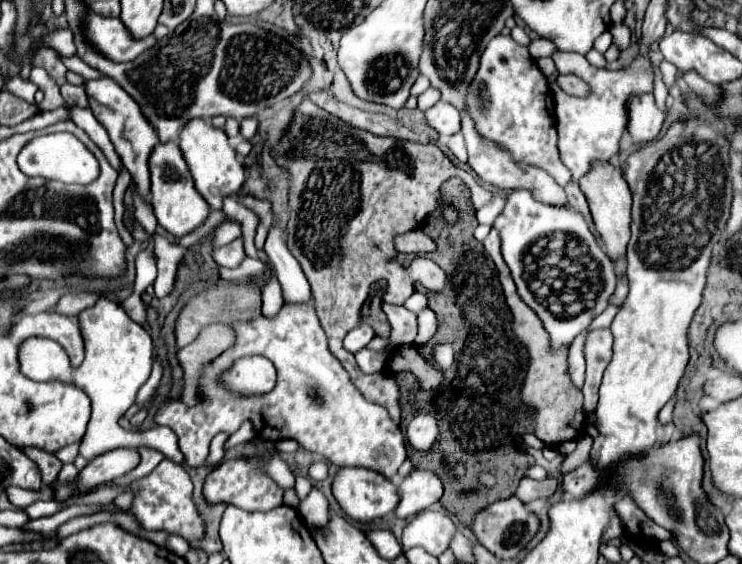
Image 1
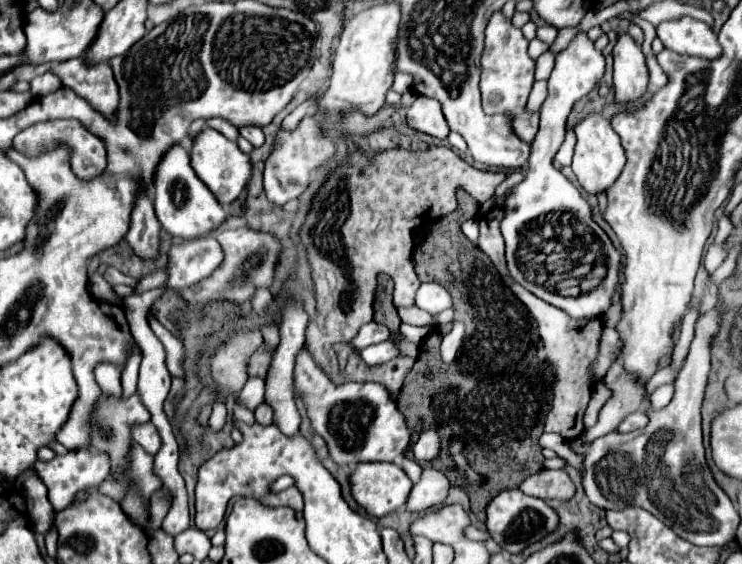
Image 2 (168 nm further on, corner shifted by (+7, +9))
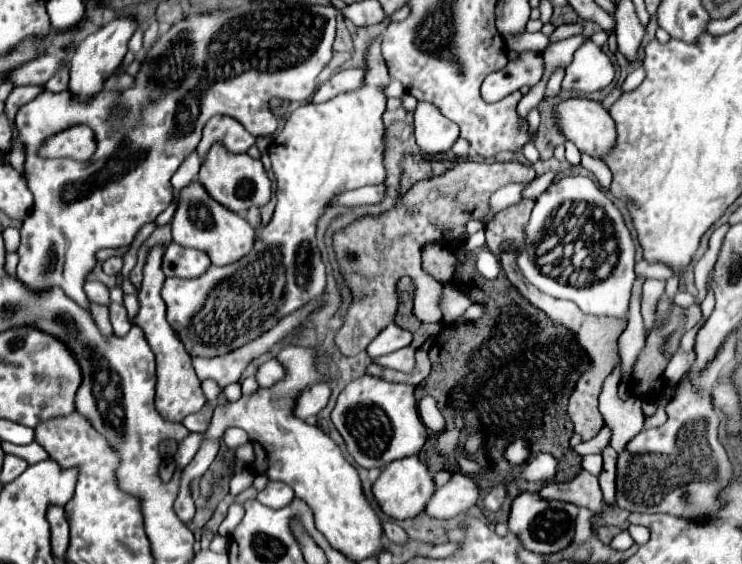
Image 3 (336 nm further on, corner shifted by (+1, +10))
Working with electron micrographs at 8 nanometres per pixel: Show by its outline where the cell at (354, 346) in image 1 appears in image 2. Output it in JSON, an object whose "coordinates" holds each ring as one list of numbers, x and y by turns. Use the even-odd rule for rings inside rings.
{"coordinates":[[370,321,366,325,360,327,360,331,354,335,354,339,350,341,350,345,354,349,362,349,362,347,368,347,368,345,374,345,378,341,386,341,390,337,390,331,386,325,382,323,376,323,376,321]]}

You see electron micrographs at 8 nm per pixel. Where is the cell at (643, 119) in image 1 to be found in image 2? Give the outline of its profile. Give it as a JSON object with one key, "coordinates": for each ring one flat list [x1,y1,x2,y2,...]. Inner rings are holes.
{"coordinates":[[628,33,620,35,614,47,614,91,620,105,632,105,648,91,646,59]]}

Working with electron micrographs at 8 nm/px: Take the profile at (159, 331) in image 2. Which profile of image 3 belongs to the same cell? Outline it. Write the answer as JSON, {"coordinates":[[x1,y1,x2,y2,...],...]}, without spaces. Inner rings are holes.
{"coordinates":[[204,380,204,382,202,382,202,390,204,390,204,394,206,394,206,398,208,398,210,404,216,404,218,396,222,394,220,386,218,386,214,380]]}

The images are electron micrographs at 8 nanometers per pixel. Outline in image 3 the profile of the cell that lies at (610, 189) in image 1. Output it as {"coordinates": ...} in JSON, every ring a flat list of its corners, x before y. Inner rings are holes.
{"coordinates":[[568,98,568,100,562,100,554,112,554,122,556,122,556,128,558,132,576,144,576,148,580,152,586,152,594,158,602,158,608,148,612,148,614,140,616,140,616,128,614,128,614,120,610,118,608,110,596,102,596,100,588,100,588,98]]}

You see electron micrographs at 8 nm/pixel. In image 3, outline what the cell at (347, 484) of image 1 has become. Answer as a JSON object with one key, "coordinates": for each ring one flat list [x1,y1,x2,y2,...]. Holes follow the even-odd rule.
{"coordinates":[[418,456,394,460,392,464,388,464,386,470,380,474,380,478,374,482,374,488,372,488,380,508,394,520,406,520,406,518,418,516,426,508,434,490,436,490,434,478,430,474,428,466,424,462,420,462]]}

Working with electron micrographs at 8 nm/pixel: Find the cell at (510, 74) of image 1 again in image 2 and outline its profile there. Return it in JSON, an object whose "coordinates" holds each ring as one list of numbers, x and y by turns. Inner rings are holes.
{"coordinates":[[494,13,486,27,486,45,482,53,482,79,480,79,480,93,482,93,482,107,486,115,508,115,512,121,514,133,530,143,538,131,538,113,526,109,528,95,534,83,534,59,528,55,528,41,520,29,516,29,502,13]]}

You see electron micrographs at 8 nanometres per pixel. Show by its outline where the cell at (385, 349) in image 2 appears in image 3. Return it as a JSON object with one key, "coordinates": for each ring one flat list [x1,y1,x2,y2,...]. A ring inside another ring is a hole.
{"coordinates":[[402,348,400,352,392,352,392,356,380,356,374,358,374,362,378,362,380,366,388,366,400,372,412,372,416,368,416,360,414,360,416,350,414,348]]}

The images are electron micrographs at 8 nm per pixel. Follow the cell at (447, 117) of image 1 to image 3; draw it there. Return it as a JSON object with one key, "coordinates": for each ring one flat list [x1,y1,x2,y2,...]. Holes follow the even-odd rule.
{"coordinates":[[418,104,414,112,416,144,426,154,438,154,452,148,458,138,458,128,452,120,436,112,432,104]]}

